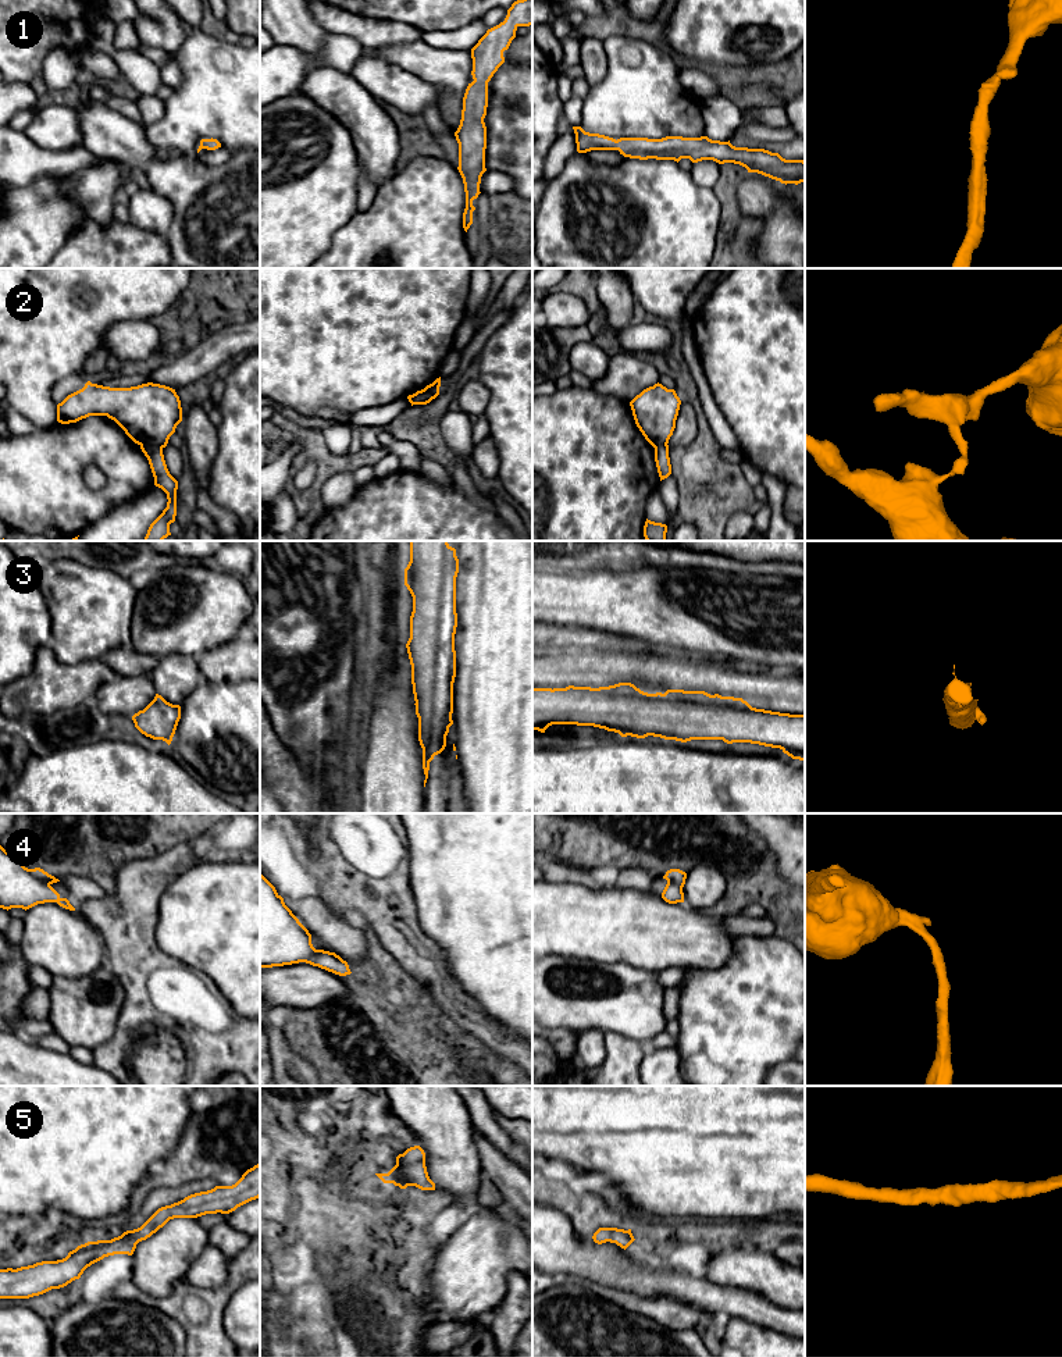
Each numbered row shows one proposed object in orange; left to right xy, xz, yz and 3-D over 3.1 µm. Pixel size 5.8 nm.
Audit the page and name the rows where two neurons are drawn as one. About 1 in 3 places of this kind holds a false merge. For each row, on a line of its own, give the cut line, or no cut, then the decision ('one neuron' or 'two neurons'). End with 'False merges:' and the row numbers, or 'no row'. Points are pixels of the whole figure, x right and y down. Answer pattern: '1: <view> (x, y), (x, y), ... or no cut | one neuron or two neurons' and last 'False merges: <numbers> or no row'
1: no cut | one neuron
2: xy (141, 444), (153, 444), (161, 448) | two neurons
3: no cut | one neuron
4: no cut | one neuron
5: no cut | one neuron
False merges: 2

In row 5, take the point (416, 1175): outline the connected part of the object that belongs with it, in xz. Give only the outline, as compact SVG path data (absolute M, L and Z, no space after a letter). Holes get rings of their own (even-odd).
M420 1146L407 1148L396 1157L396 1165L388 1173L375 1173L384 1183L393 1183L400 1189L416 1186L421 1190L435 1190L425 1167L425 1153Z

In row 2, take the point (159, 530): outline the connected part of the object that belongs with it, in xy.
M143 444L140 445L140 449L149 460L154 477L154 485L161 488L167 494L168 499L167 507L150 524L143 541L163 541L171 535L170 524L175 521L178 481L170 474L167 469L163 448Z

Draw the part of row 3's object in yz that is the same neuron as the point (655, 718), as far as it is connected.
M631 683L609 687L532 688L532 730L545 733L552 724L594 726L621 737L648 736L687 742L723 740L780 748L792 759L805 761L805 715L752 708L742 698L710 695L705 691L667 690L648 694Z

